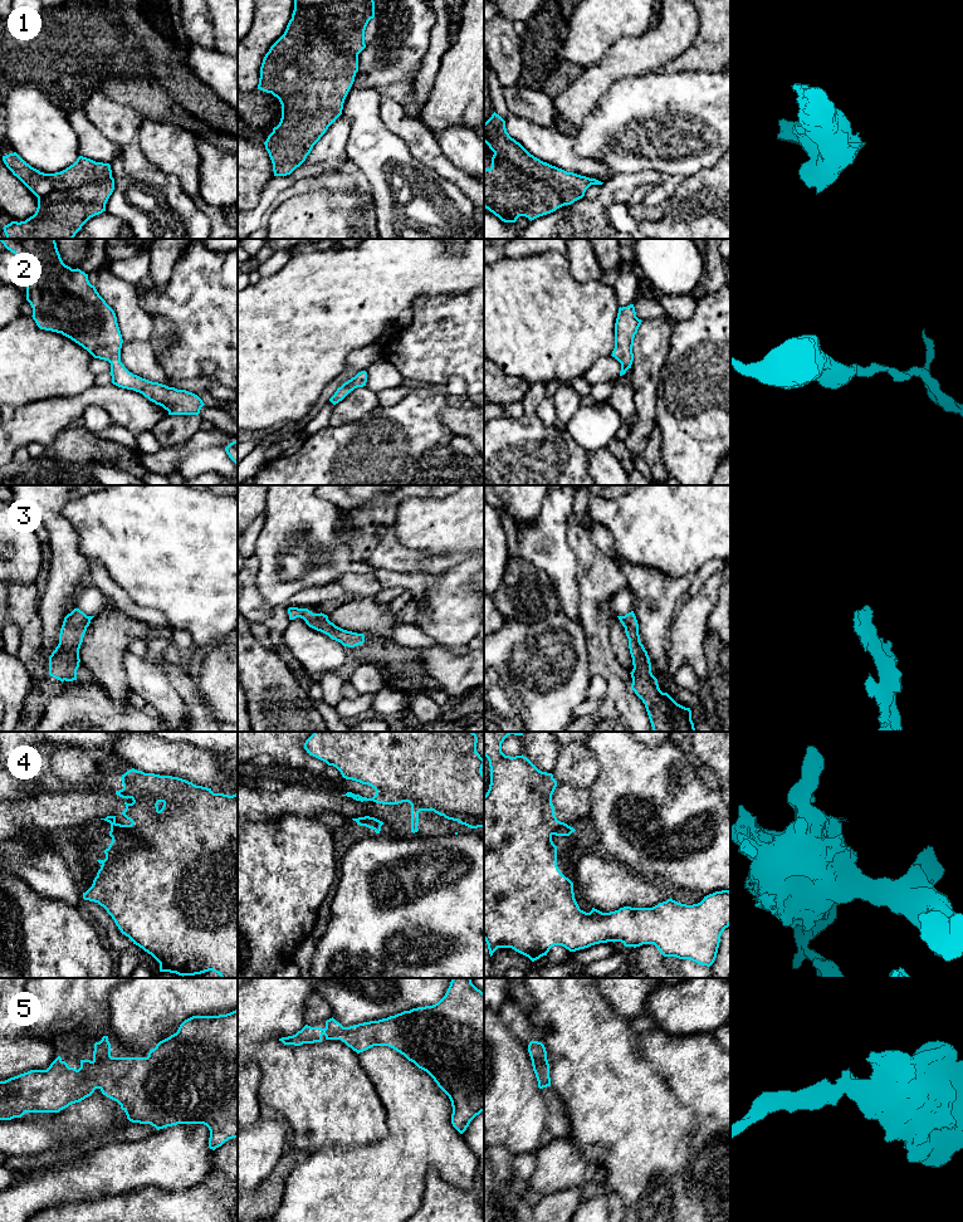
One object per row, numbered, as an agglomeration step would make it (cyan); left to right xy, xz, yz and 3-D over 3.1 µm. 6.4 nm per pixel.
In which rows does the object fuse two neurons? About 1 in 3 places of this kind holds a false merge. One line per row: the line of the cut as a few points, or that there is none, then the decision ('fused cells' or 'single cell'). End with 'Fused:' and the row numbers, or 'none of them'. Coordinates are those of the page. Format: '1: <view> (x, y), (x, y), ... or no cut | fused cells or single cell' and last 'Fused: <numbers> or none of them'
1: xz (294, 6), (312, 6), (332, 42), (357, 55) | fused cells
2: no cut | single cell
3: no cut | single cell
4: xy (136, 822), (138, 827), (130, 839), (131, 845), (102, 864) | fused cells
5: no cut | single cell
Fused: 1, 4

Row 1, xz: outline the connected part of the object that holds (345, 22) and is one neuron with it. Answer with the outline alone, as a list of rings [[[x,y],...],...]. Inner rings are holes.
[[[294,0],[294,8],[314,8],[323,31],[341,52],[358,55],[365,48],[365,30],[375,18],[373,0]]]

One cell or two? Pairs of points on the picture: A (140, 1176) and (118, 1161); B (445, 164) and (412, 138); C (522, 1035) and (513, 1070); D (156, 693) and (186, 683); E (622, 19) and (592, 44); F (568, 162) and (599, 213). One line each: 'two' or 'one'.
A: one
B: one
C: two
D: two
E: one
F: two

